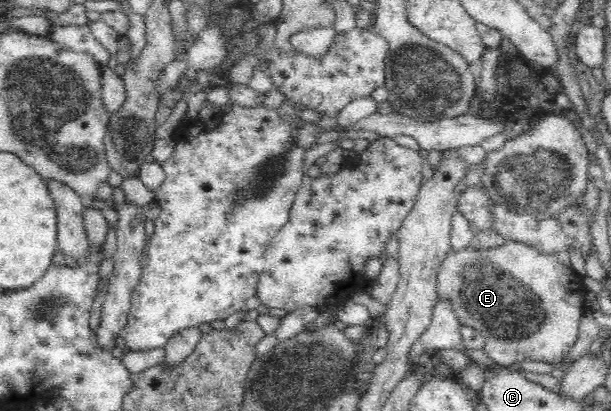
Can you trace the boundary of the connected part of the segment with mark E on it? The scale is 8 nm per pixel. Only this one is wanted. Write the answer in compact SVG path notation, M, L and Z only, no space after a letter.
M508 240L502 247L494 247L492 249L476 249L470 245L460 251L450 250L448 255L446 255L445 261L442 261L442 267L440 267L440 271L437 274L437 294L439 299L447 299L451 303L454 314L456 314L456 318L458 318L458 322L461 325L464 324L482 333L485 340L482 350L500 366L508 366L522 361L544 361L546 363L563 361L570 353L570 349L574 347L574 343L576 343L579 335L580 319L582 319L586 311L582 299L582 295L585 292L586 287L583 284L582 277L572 268L562 265L556 254L540 253L534 247L513 240Z

